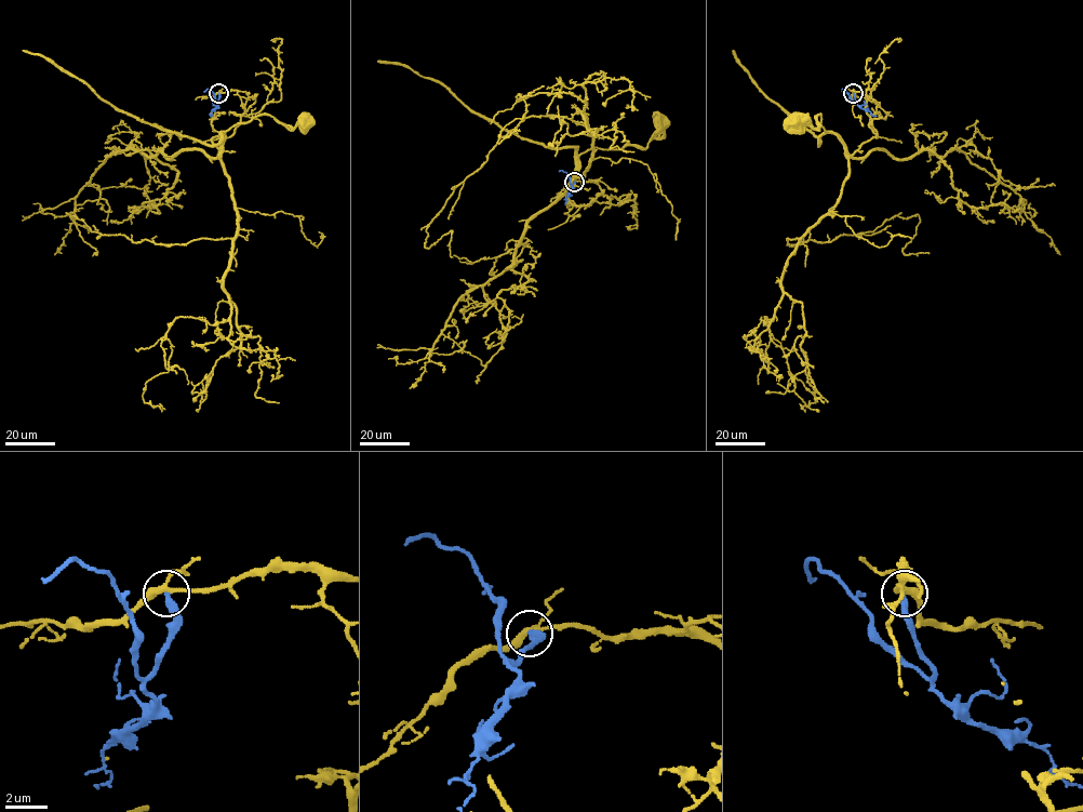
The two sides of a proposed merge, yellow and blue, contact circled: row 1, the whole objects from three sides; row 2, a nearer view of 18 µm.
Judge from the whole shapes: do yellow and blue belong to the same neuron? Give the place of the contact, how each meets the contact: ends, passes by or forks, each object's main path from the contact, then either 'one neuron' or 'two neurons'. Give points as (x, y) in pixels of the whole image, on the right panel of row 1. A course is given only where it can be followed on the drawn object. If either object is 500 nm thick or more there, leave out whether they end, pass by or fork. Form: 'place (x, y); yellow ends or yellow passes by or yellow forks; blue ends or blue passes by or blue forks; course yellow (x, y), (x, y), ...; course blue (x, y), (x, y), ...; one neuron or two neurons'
place (853, 93); yellow forks; blue ends; course yellow (854, 93), (865, 96), (877, 137), (851, 155), (819, 123), (821, 115), (818, 128), (796, 121); course blue (854, 93), (856, 103), (842, 89), (842, 92); two neurons

